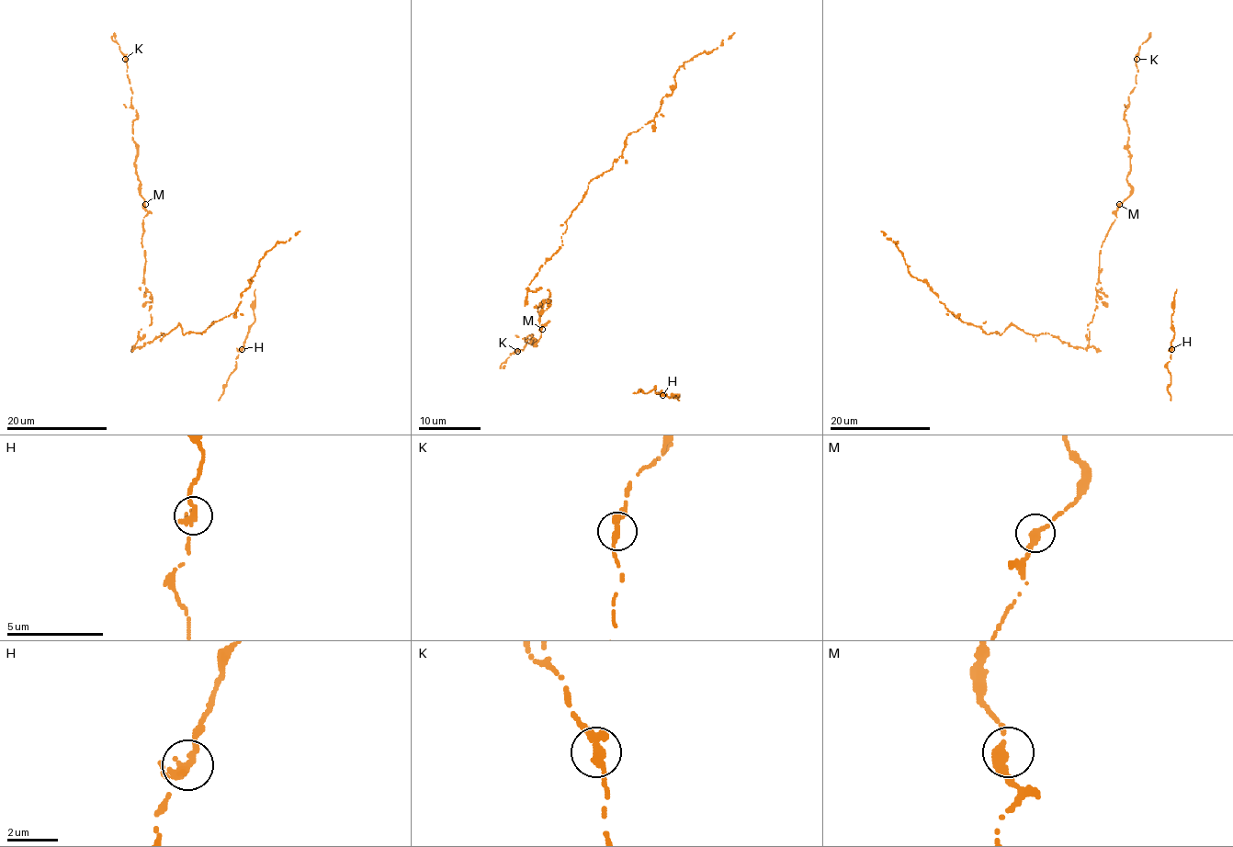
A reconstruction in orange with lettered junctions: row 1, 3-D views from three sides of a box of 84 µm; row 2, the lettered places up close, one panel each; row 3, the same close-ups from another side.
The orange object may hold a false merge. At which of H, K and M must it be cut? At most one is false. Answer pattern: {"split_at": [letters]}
{"split_at": []}

